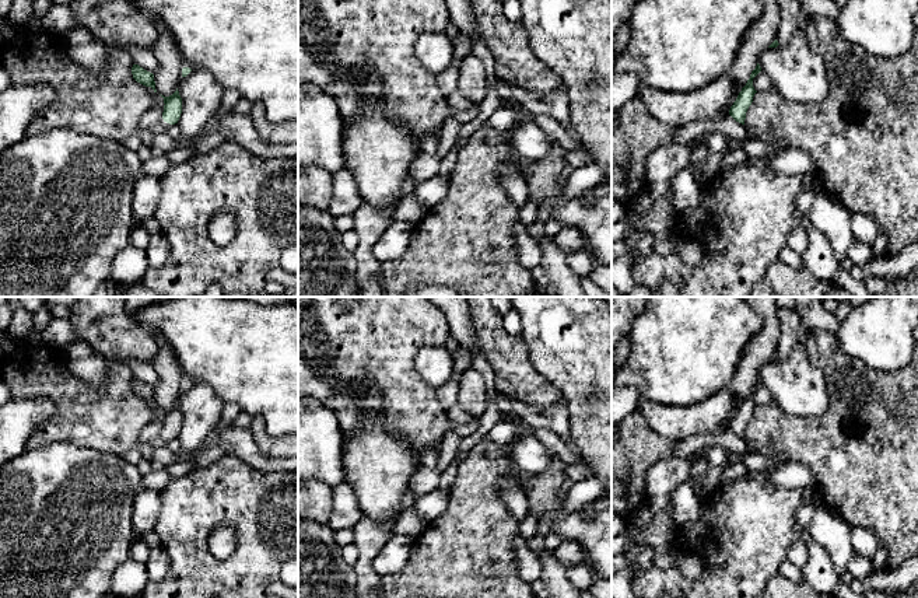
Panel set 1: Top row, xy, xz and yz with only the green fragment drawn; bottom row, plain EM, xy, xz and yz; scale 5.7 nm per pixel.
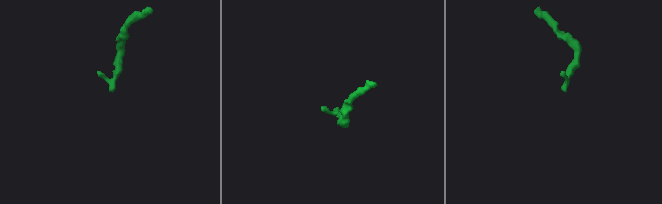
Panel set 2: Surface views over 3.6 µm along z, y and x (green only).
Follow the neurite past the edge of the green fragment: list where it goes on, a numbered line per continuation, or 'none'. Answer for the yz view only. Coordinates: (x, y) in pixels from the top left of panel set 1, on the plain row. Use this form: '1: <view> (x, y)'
none

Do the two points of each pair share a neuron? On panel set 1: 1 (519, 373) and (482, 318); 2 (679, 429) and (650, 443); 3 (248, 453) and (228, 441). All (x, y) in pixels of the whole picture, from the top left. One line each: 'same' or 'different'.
1: same
2: different
3: same

